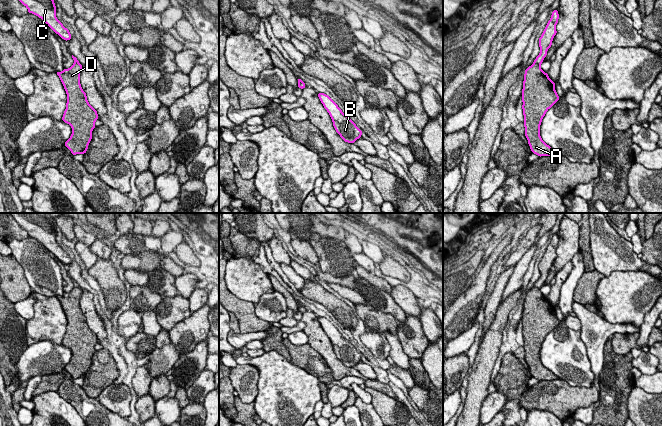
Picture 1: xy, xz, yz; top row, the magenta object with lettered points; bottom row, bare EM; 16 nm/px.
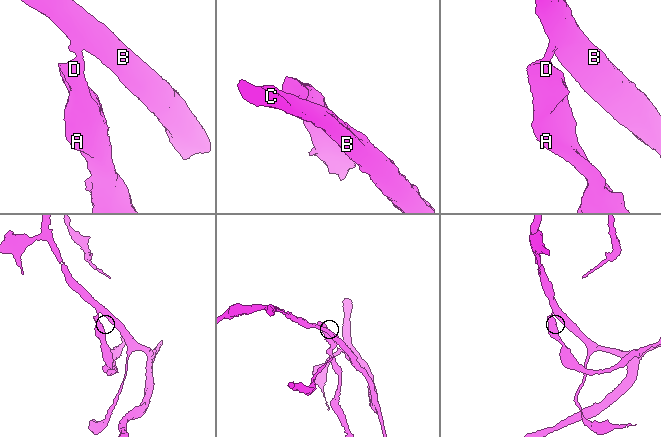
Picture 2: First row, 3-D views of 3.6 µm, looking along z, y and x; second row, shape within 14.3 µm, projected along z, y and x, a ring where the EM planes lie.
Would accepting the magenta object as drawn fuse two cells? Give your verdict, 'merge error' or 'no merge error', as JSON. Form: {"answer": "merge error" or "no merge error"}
{"answer": "merge error"}

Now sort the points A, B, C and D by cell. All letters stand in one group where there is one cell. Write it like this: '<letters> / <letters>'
A D / B C

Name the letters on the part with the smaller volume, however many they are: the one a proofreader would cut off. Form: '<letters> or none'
A, D

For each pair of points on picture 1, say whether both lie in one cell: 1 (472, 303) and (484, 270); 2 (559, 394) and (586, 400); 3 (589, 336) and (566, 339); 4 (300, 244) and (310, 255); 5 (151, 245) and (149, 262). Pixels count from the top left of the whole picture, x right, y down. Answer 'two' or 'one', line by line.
1: one
2: one
3: two
4: one
5: two

